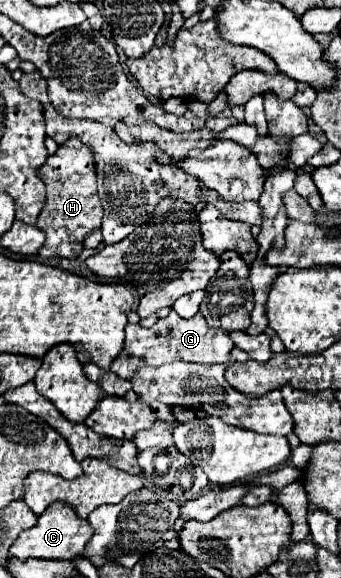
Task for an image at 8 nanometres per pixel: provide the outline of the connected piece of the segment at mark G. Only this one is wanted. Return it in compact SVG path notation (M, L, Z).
M175 310L167 318L161 318L151 328L141 326L127 326L125 328L125 348L113 360L111 370L119 378L131 378L141 366L161 366L173 360L185 362L199 362L199 364L219 364L231 360L233 340L229 338L227 330L215 330L207 326L207 320L197 314L193 318L181 318Z

